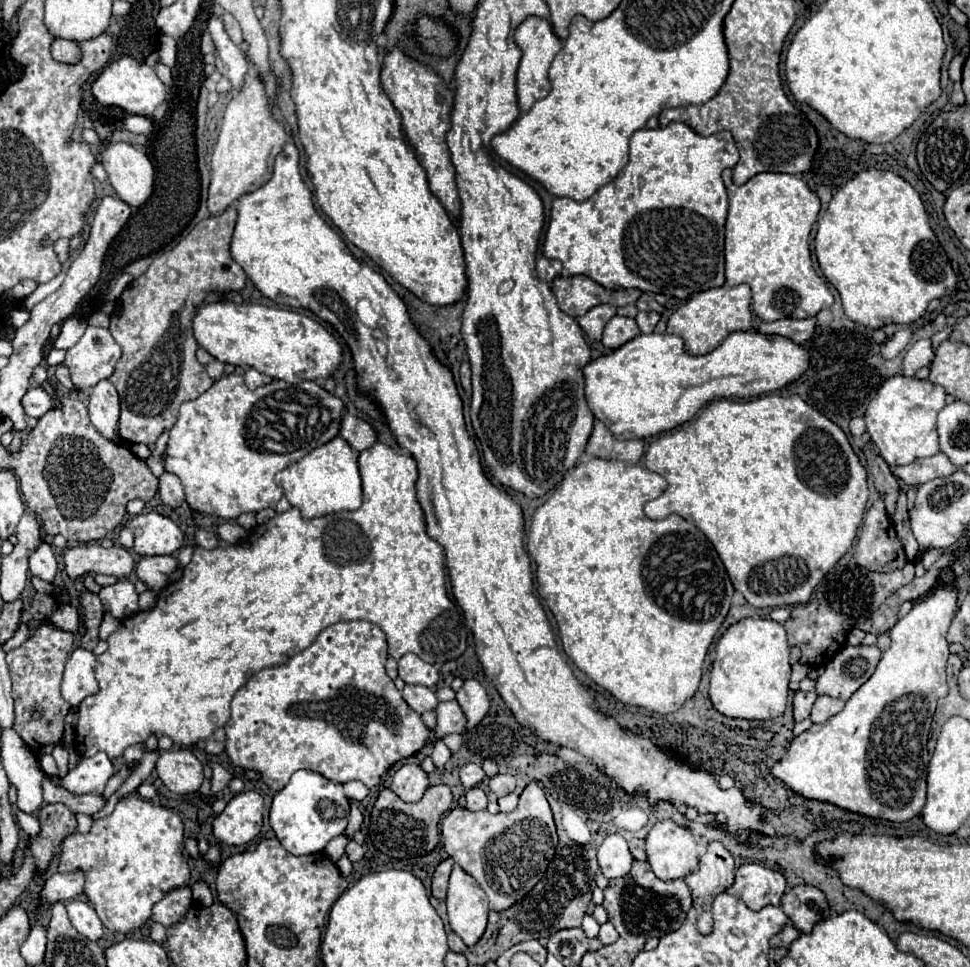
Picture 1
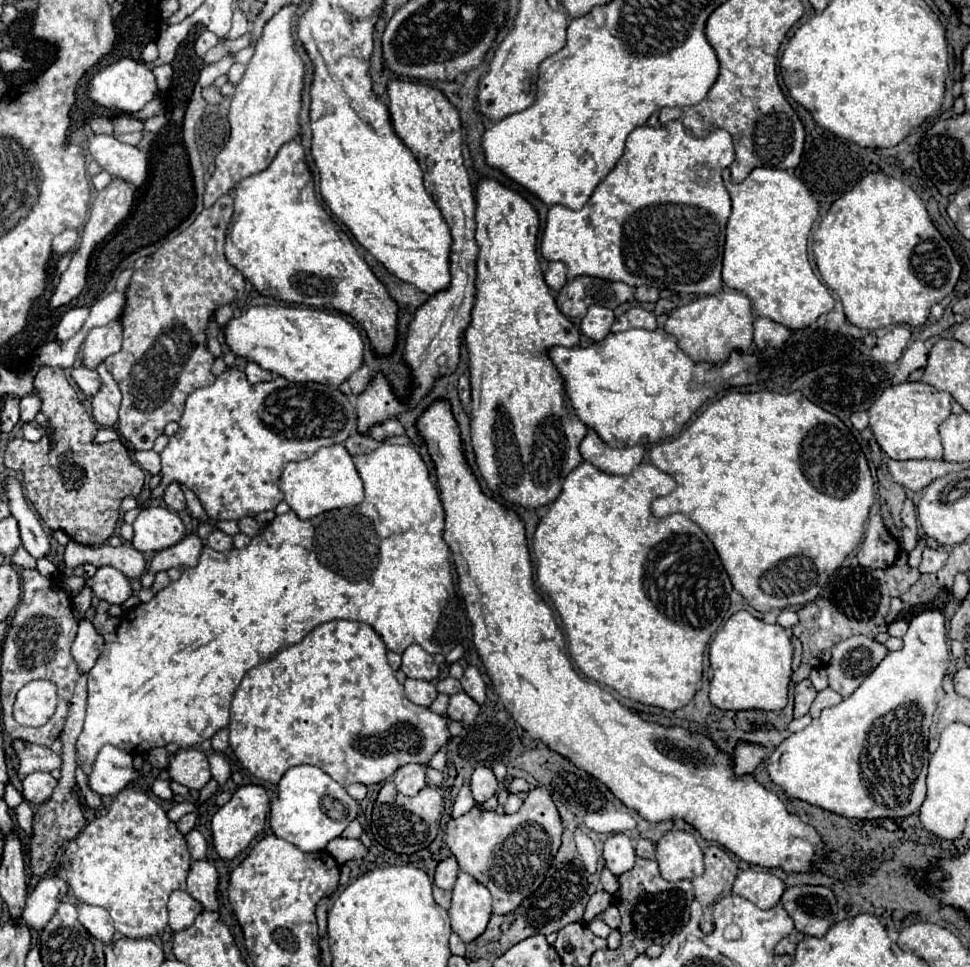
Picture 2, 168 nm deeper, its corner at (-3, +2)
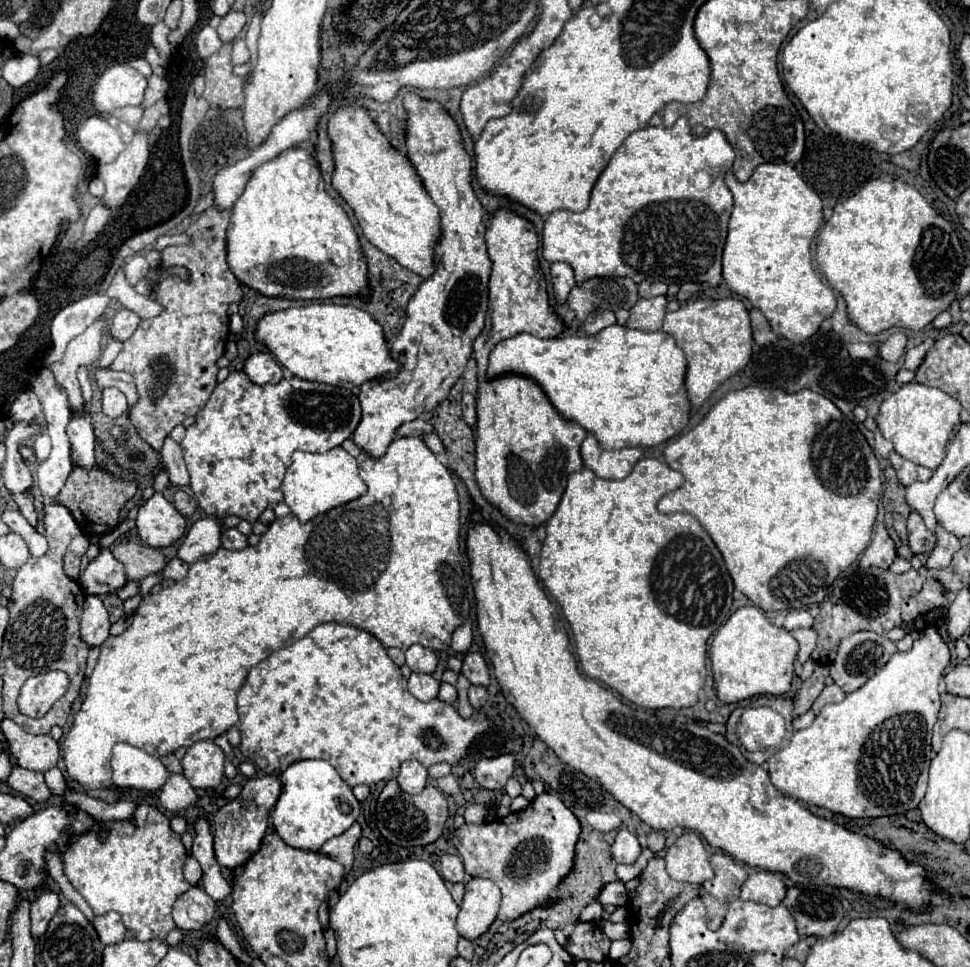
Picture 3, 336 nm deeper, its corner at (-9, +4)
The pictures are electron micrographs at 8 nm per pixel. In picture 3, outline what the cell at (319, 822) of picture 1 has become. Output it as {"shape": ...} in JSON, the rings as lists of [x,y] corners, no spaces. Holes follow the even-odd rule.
{"shape":[[[299,760],[281,774],[281,796],[273,808],[273,826],[281,840],[299,850],[317,852],[327,840],[343,834],[359,816],[359,802],[337,770],[325,760]]]}

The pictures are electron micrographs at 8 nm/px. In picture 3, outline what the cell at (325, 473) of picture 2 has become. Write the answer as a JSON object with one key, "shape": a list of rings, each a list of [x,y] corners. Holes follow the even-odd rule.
{"shape":[[[341,446],[325,452],[325,454],[311,454],[297,450],[293,454],[293,464],[287,468],[285,478],[281,482],[281,492],[285,496],[285,504],[291,508],[291,512],[301,520],[309,522],[317,514],[323,514],[339,504],[351,502],[365,494],[367,486],[359,476],[357,460],[347,454]]]}

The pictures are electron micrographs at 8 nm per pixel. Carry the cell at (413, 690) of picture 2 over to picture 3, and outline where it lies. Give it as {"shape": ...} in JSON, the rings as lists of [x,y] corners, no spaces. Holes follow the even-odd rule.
{"shape":[[[413,672],[409,676],[409,692],[421,702],[429,702],[437,698],[439,682],[431,674]]]}

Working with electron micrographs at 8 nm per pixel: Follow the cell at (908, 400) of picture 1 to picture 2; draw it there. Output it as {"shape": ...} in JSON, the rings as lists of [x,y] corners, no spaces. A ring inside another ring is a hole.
{"shape":[[[903,382],[889,386],[868,410],[871,430],[881,450],[893,460],[939,460],[943,456],[943,446],[937,428],[951,414],[951,400],[953,398],[947,392],[941,392],[925,382]]]}

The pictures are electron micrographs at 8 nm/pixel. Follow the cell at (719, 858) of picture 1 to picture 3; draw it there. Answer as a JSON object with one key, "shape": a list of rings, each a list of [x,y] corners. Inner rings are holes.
{"shape":[[[715,854],[711,858],[711,866],[715,870],[715,878],[701,884],[699,898],[707,908],[709,928],[717,930],[725,920],[729,902],[737,898],[741,884],[747,880],[747,872],[735,864],[729,854]]]}

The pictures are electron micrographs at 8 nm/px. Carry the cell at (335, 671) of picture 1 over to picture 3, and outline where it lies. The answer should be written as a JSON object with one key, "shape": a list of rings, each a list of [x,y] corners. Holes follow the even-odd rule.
{"shape":[[[319,624],[317,628],[313,628],[305,638],[297,640],[295,644],[287,646],[287,648],[281,648],[281,650],[275,650],[271,652],[265,660],[261,660],[255,668],[251,668],[243,688],[239,690],[239,698],[237,698],[237,708],[239,708],[239,730],[241,730],[241,752],[243,756],[247,756],[257,768],[261,768],[263,772],[267,774],[281,774],[289,764],[297,762],[297,760],[309,760],[309,758],[321,758],[321,760],[327,760],[339,774],[341,778],[345,778],[345,782],[353,788],[353,786],[359,786],[359,784],[377,784],[381,780],[391,780],[397,776],[397,770],[401,766],[401,762],[405,760],[419,760],[425,768],[437,764],[437,762],[447,762],[451,766],[459,764],[461,760],[467,758],[467,752],[473,744],[473,740],[491,730],[493,728],[493,722],[485,716],[485,714],[473,714],[469,718],[461,718],[459,712],[447,704],[447,702],[441,702],[441,700],[431,700],[431,702],[419,702],[415,696],[409,694],[407,690],[407,680],[401,676],[401,670],[399,666],[393,664],[393,660],[387,656],[387,650],[385,646],[369,632],[365,630],[359,630],[359,628],[353,628],[353,626],[345,626],[345,624]]]}

